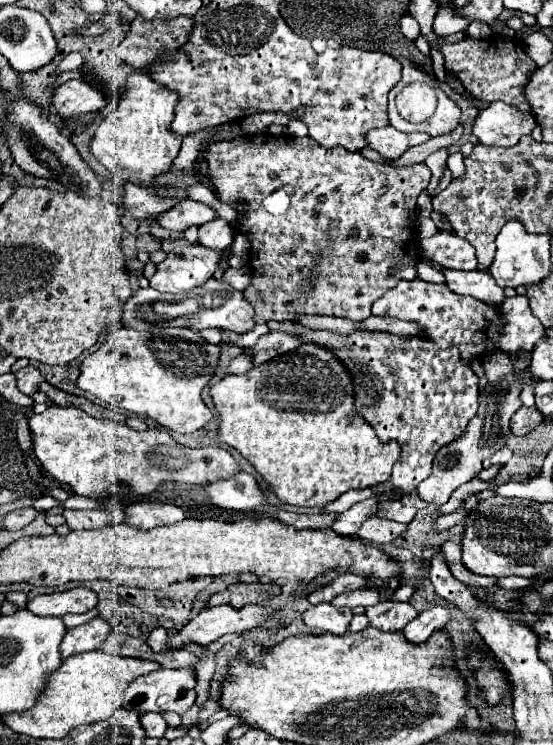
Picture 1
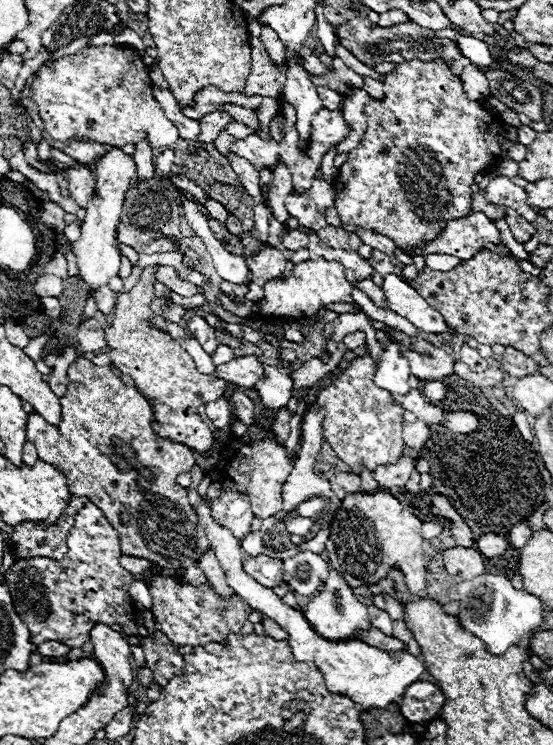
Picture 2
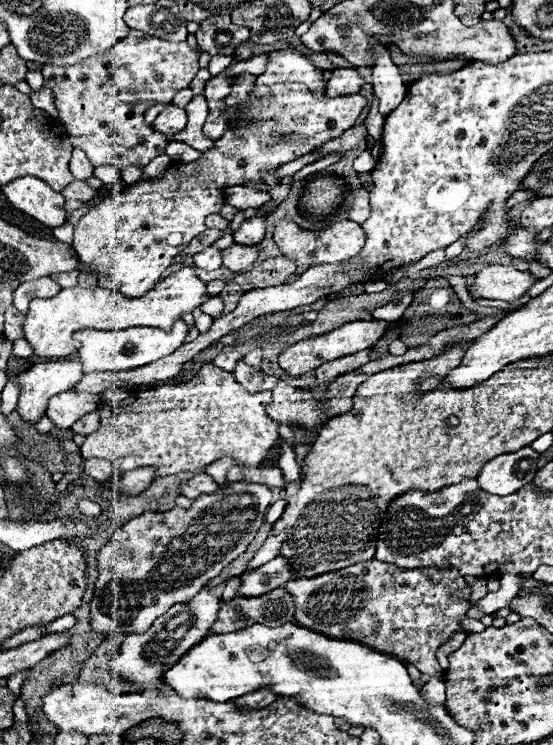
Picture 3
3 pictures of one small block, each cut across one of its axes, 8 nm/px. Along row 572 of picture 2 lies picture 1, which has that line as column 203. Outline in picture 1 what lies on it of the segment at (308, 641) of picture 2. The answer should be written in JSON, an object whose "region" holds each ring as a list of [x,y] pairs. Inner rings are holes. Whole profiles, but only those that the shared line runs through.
{"region":[[[214,218],[208,224],[202,224],[198,230],[198,242],[208,248],[208,250],[216,250],[220,254],[226,254],[232,248],[234,242],[234,232],[230,228],[230,224],[222,218]]]}

